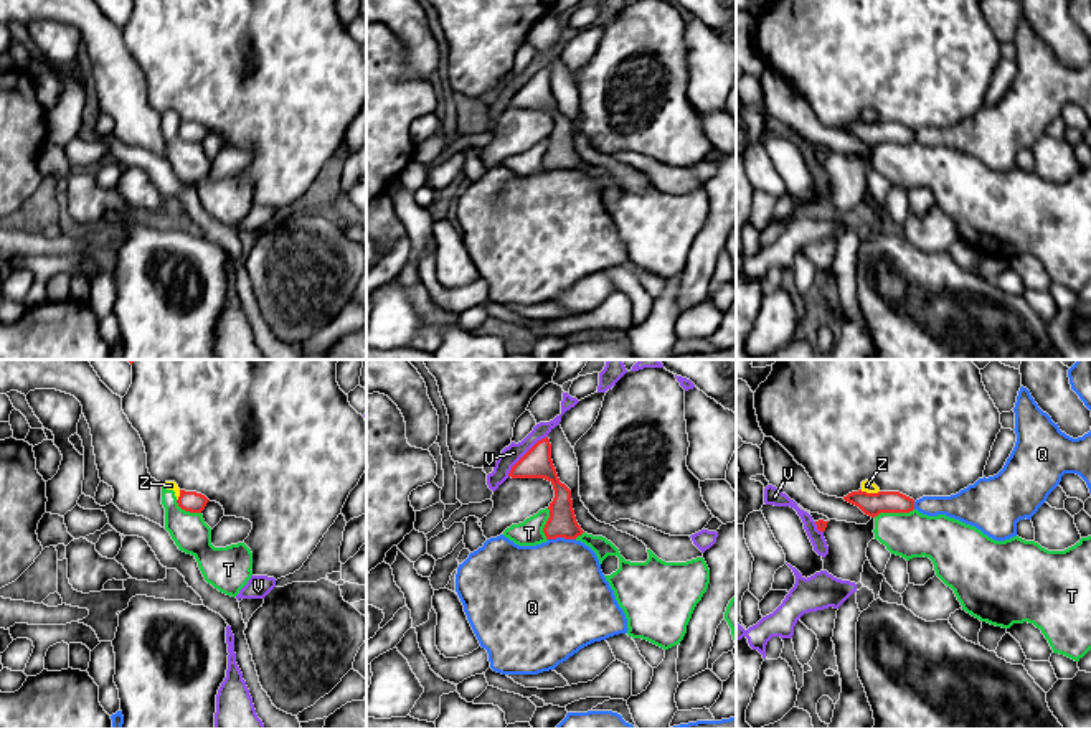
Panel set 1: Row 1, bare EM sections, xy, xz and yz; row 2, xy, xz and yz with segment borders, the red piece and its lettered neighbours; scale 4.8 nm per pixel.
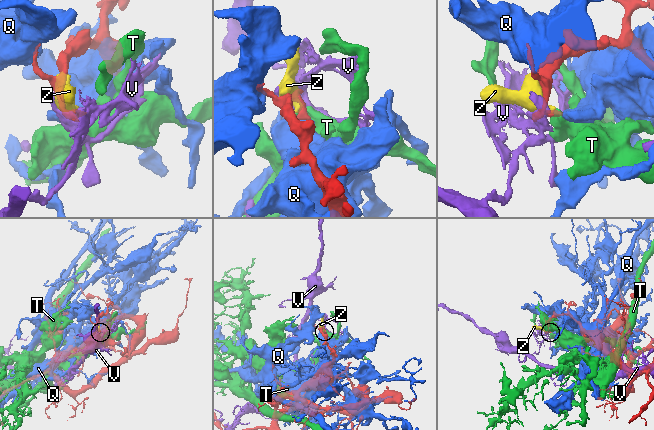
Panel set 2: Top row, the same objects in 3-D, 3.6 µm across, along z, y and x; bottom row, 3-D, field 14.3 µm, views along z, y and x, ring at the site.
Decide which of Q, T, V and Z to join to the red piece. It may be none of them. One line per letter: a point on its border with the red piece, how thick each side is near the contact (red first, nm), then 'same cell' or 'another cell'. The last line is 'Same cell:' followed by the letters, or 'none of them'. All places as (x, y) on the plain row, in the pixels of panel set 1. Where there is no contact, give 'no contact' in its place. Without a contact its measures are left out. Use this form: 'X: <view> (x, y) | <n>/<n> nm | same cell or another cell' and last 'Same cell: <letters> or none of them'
Q: xz (562, 167) | 140/460 nm | another cell
T: yz (893, 142) | 110/220 nm | another cell
V: xz (525, 84) | 150/90 nm | another cell
Z: yz (870, 124) | 110/60 nm | same cell
Same cell: Z

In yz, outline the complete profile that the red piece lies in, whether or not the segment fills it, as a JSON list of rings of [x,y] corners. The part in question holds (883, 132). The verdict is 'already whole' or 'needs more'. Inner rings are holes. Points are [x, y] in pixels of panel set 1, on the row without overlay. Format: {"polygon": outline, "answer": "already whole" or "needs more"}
{"polygon": [[[871,111],[862,112],[862,119],[848,124],[843,130],[871,148],[880,143],[909,143],[914,140],[913,129],[900,122],[881,122]]], "answer": "needs more"}

